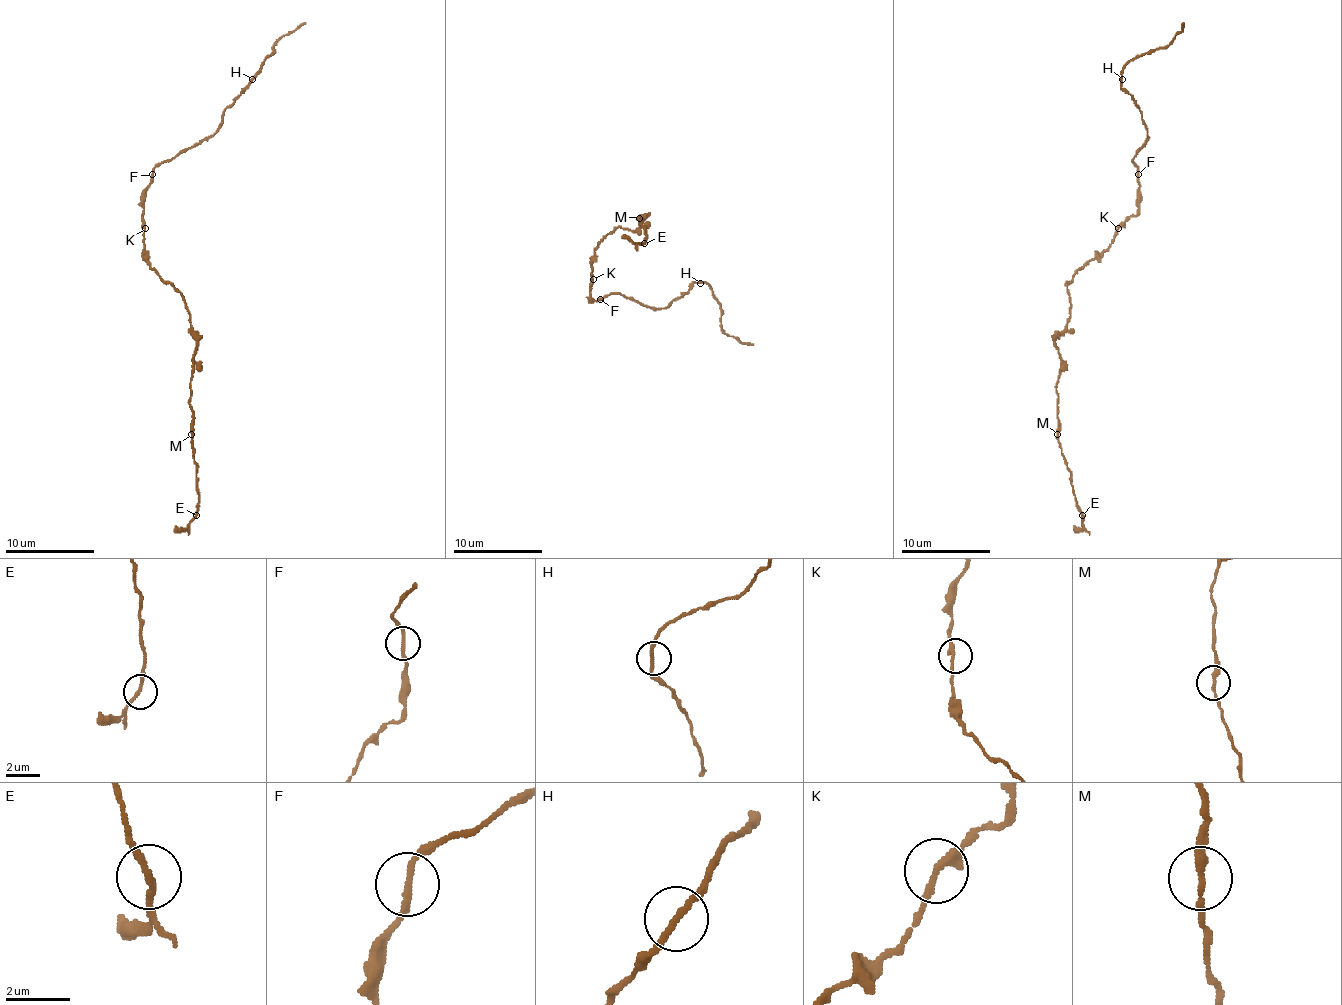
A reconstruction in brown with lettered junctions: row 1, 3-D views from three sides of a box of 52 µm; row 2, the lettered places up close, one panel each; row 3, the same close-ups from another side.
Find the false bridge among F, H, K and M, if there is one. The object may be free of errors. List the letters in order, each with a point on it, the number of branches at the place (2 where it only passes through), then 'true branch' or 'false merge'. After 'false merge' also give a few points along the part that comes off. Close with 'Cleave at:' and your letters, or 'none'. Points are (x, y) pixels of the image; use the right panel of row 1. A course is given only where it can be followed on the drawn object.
F: at (1138, 174); 2 branches meet; true branch
H: at (1122, 79); 2 branches meet; true branch
K: at (1118, 228); 2 branches meet; true branch
M: at (1057, 434); 2 branches meet; true branch
Cleave at: none

